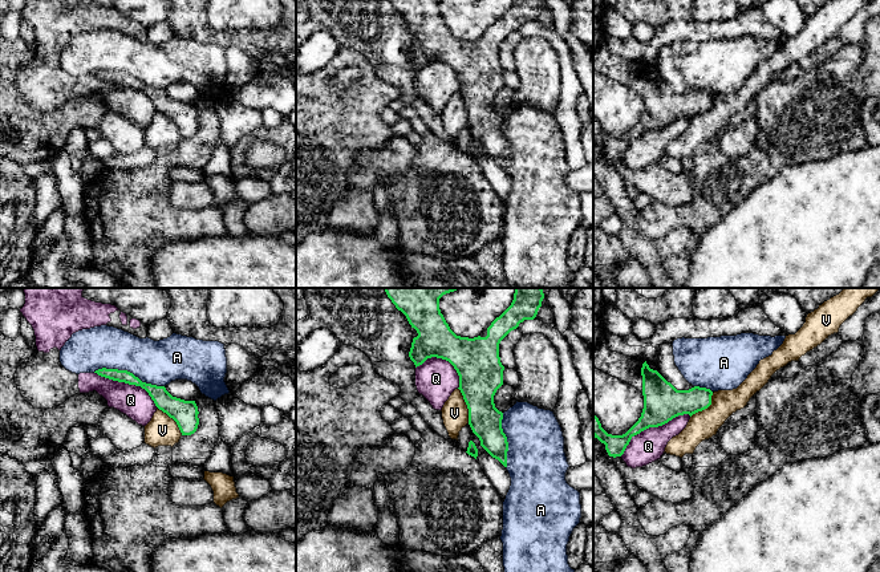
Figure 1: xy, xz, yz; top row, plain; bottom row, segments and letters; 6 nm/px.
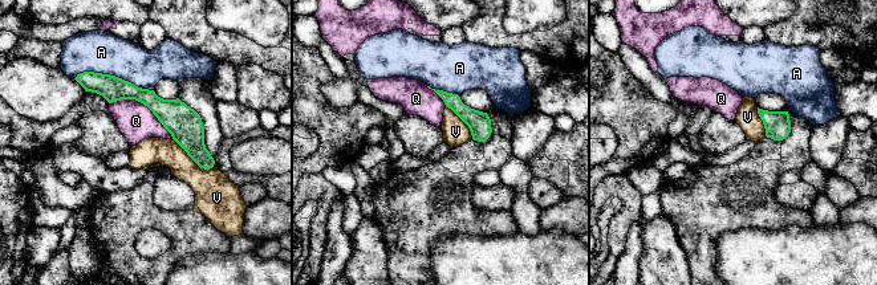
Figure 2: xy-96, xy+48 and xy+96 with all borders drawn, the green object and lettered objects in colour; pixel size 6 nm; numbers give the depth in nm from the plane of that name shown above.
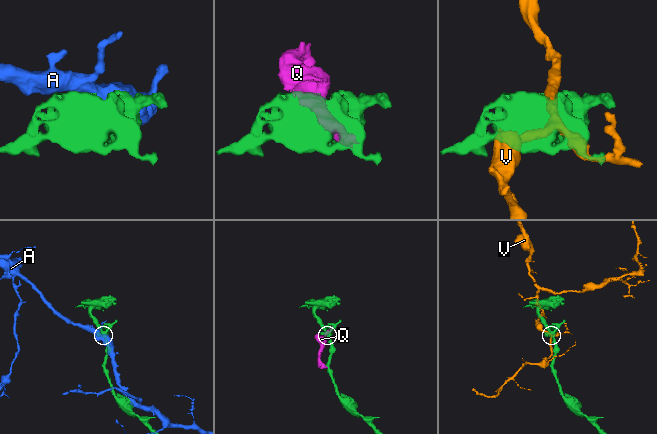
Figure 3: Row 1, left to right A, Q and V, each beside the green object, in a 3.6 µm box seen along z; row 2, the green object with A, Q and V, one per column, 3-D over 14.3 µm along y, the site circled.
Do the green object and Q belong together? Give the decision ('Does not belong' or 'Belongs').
Does not belong

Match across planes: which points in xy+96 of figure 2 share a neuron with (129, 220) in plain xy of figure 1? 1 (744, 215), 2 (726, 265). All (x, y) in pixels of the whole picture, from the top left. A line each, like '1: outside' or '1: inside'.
1: inside
2: outside

